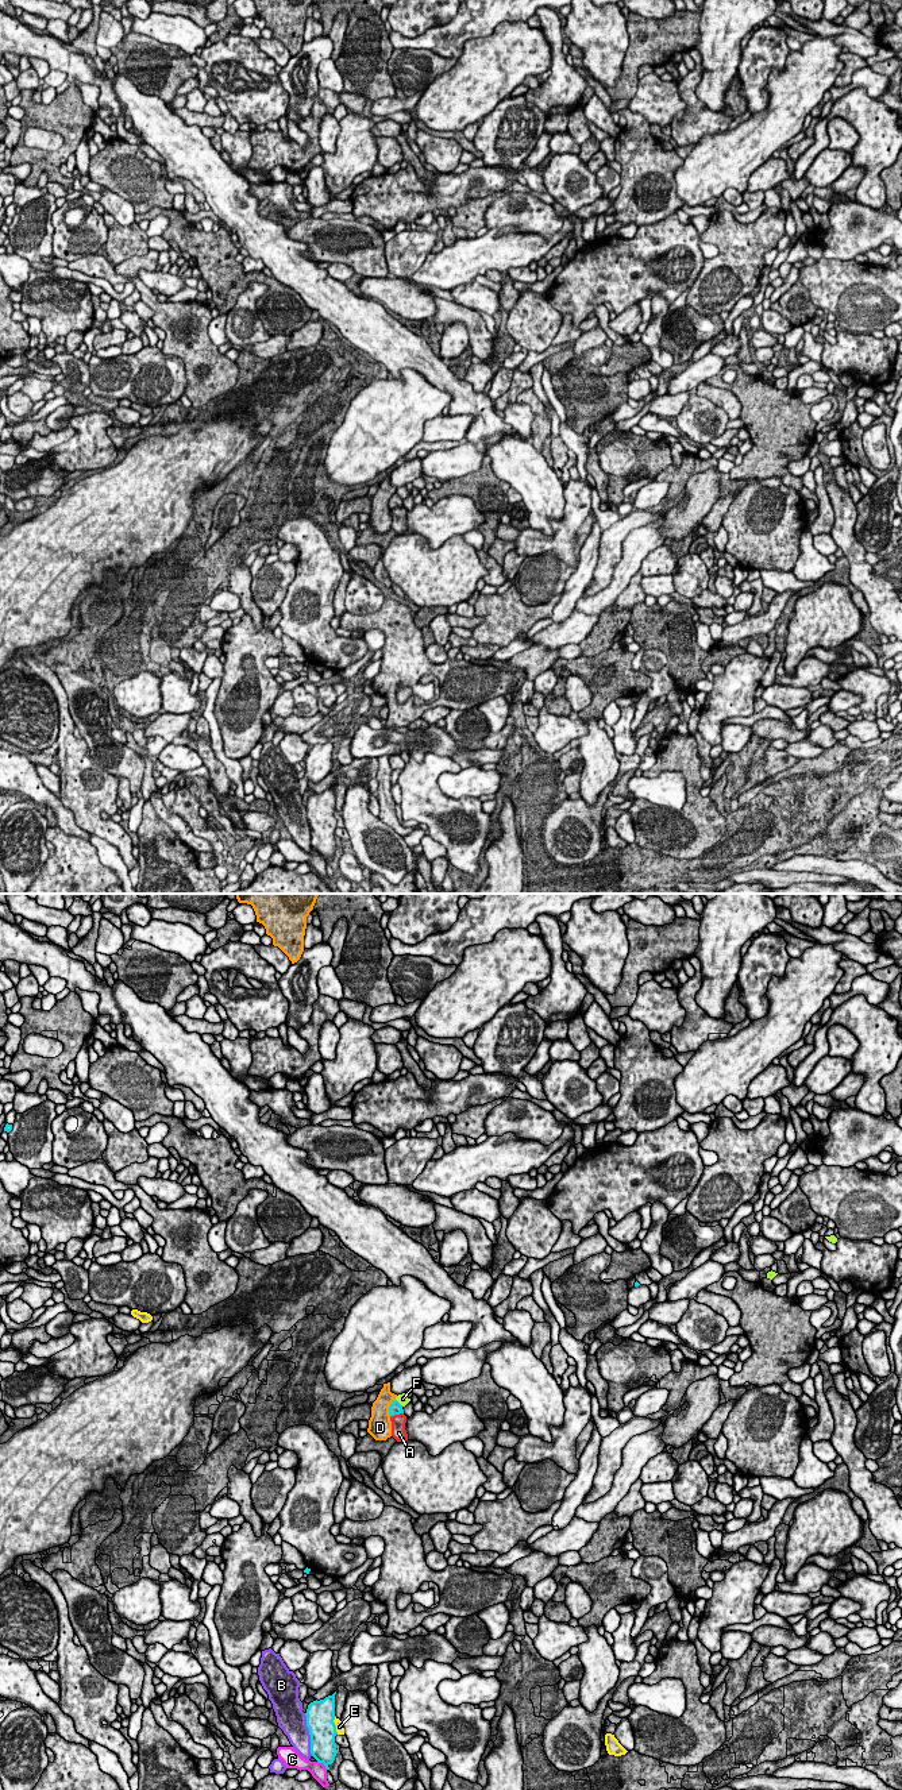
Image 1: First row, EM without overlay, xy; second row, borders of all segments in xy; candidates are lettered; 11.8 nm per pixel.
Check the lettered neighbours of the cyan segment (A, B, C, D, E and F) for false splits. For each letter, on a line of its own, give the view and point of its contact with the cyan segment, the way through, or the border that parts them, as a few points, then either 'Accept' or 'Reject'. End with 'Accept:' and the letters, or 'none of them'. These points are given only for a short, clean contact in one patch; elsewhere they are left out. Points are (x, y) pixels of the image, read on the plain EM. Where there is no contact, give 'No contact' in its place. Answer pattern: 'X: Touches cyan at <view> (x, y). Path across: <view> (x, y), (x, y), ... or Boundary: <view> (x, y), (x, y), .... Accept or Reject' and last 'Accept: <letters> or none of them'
A: Touches cyan at xy (396, 506). Reject
B: Touches cyan at xy (309, 826). Reject
C: Touches cyan at xy (323, 856). Reject
D: Touches cyan at xy (389, 500). Boundary: xy (396, 493), (389, 500), (389, 508). Reject
E: Touches cyan at xy (335, 818). Reject
F: Touches cyan at xy (399, 496). Boundary: xy (396, 492), (403, 498). Reject
Accept: none of them

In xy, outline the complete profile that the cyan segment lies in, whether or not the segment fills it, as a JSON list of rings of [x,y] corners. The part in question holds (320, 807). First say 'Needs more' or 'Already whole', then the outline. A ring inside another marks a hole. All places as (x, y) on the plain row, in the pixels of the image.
Already whole. [[[335,787],[320,794],[313,794],[307,802],[307,819],[311,828],[311,846],[312,849],[329,863],[338,846],[335,829]]]

